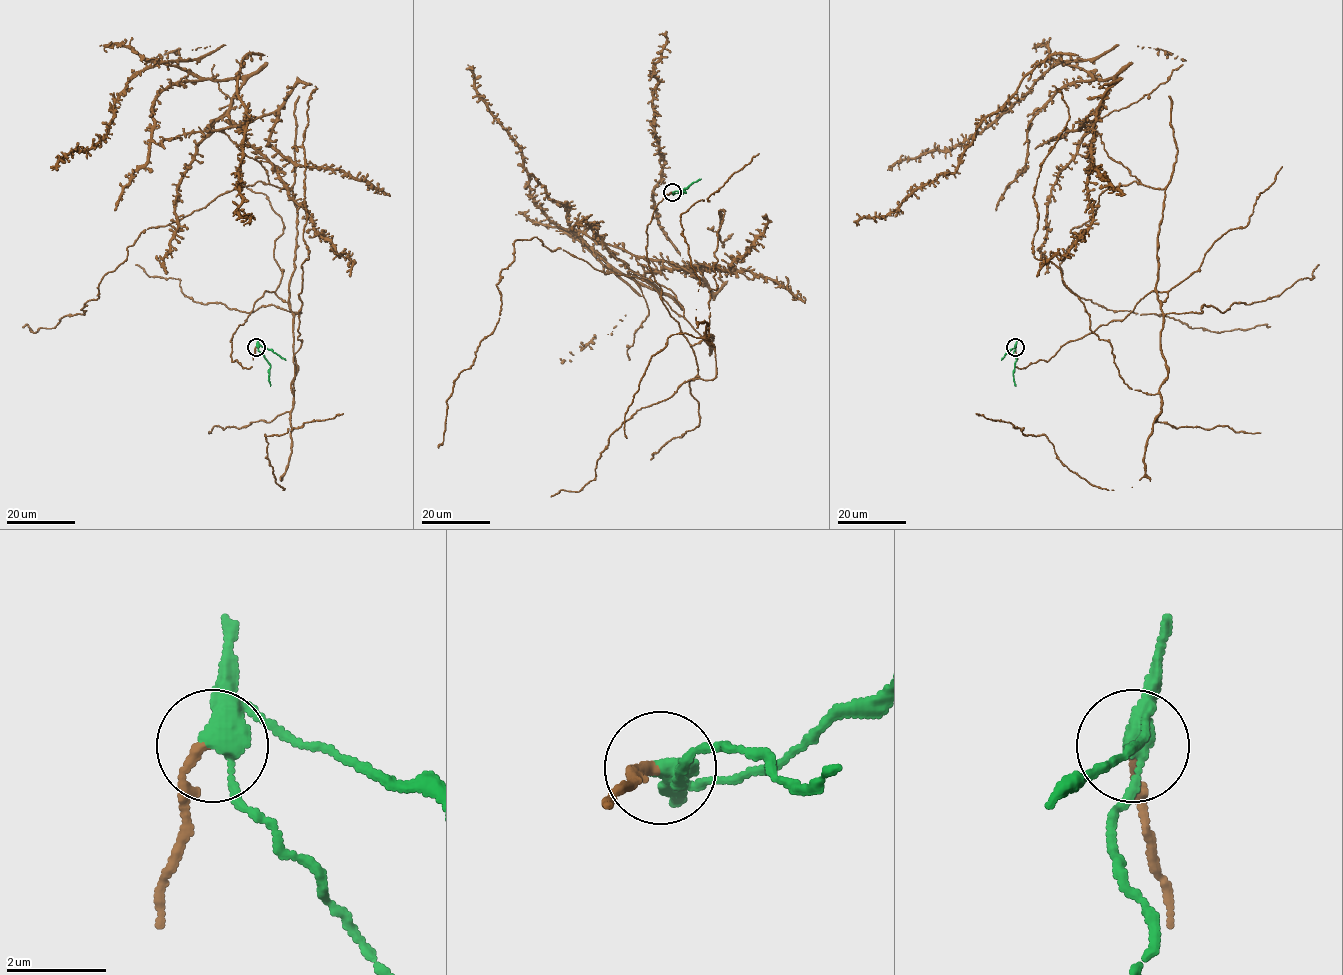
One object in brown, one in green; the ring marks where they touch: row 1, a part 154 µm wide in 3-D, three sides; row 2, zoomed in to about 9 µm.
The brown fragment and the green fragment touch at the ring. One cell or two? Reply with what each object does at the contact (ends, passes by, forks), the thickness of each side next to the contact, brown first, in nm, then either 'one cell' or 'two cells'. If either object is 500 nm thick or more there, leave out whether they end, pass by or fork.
brown ends | green forks | 190/320 nm | two cells

